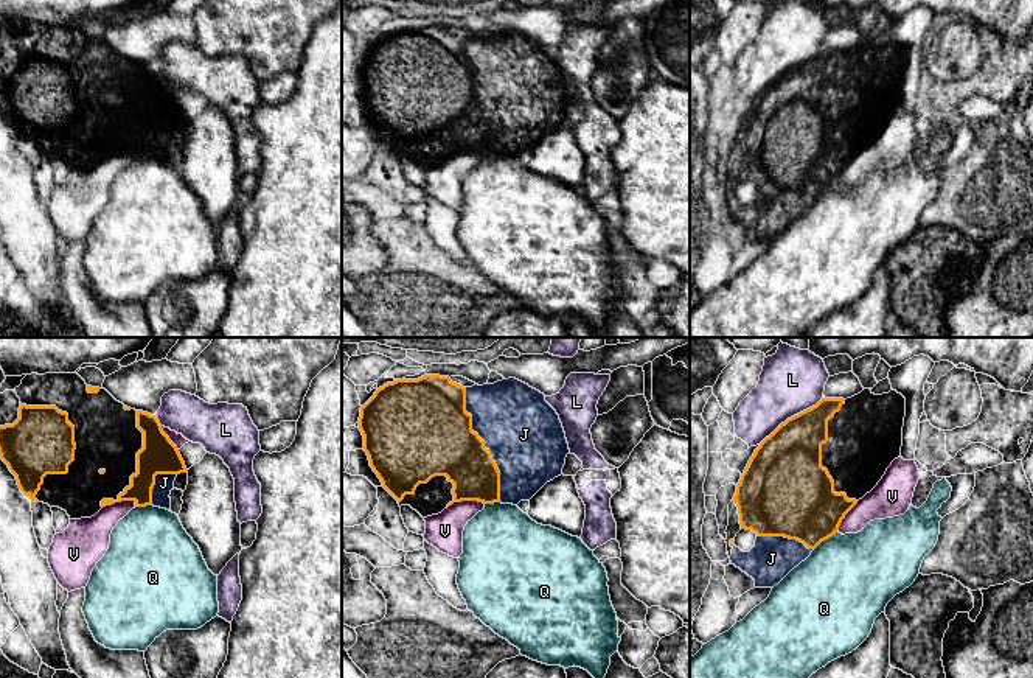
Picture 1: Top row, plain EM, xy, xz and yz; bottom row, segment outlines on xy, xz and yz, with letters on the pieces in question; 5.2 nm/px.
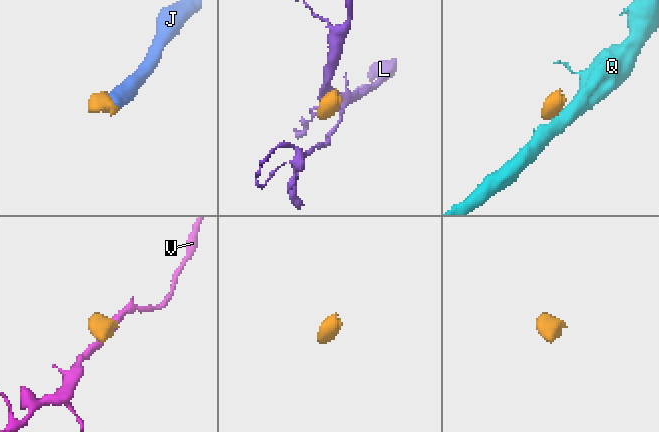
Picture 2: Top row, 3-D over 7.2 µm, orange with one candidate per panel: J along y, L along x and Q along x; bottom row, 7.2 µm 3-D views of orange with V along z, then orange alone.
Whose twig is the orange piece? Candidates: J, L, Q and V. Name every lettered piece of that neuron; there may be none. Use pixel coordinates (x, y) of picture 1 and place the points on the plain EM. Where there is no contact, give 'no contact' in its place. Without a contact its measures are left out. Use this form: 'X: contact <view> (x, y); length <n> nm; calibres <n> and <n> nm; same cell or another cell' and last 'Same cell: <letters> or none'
J: contact xz (483, 97); length 600 nm; calibres 380 and 400 nm; same cell
L: contact yz (791, 69); length 420 nm; calibres 360 and 320 nm; another cell
Q: contact yz (825, 190); length 160 nm; calibres 400 and 480 nm; another cell
V: contact xy (118, 153); length 180 nm; calibres 140 and 220 nm; another cell
Same cell: J

